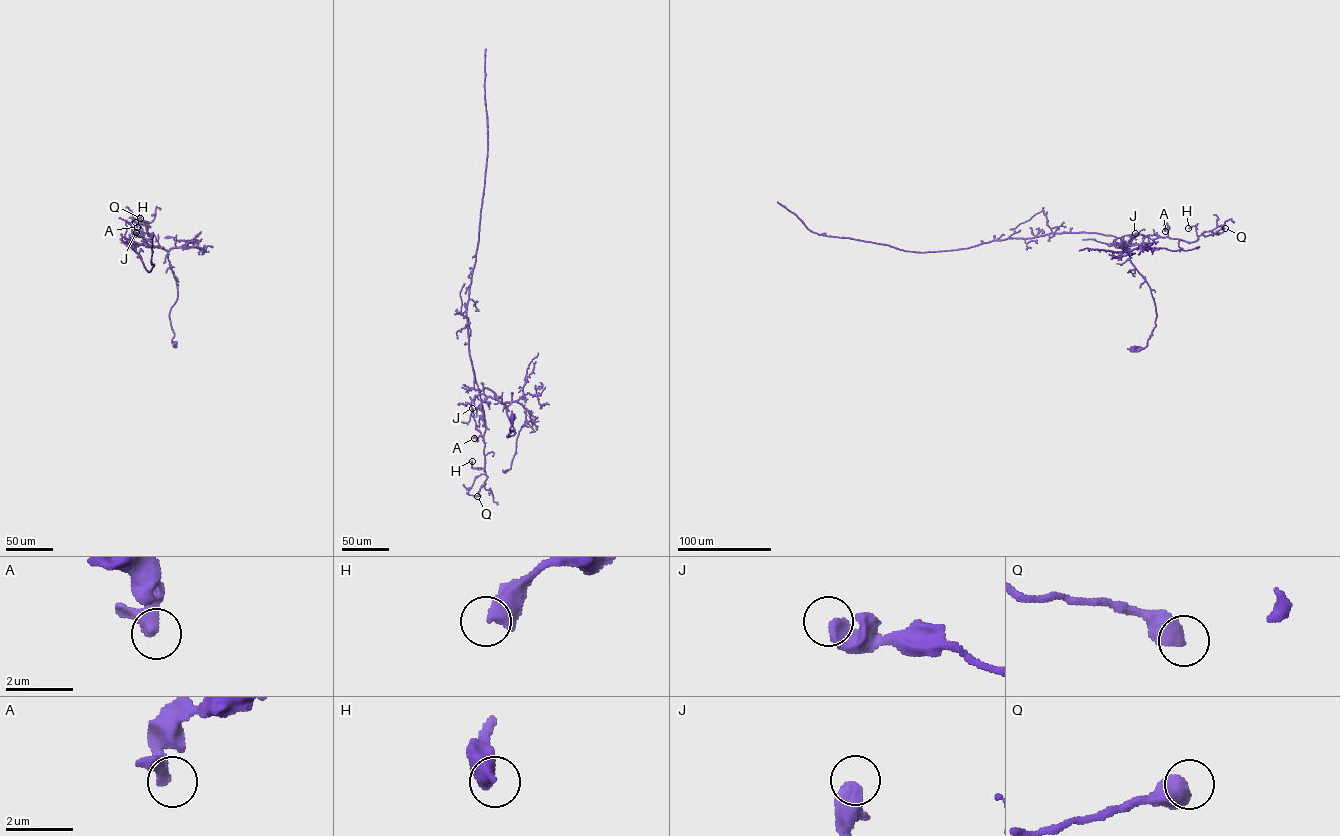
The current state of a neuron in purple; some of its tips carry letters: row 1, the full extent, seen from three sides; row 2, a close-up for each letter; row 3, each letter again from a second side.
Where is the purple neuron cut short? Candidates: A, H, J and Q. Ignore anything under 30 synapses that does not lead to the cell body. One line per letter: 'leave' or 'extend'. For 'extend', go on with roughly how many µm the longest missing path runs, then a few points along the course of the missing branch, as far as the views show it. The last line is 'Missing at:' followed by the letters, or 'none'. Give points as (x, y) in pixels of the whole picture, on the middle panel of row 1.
A: leave
H: leave
J: leave
Q: leave
Missing at: none

